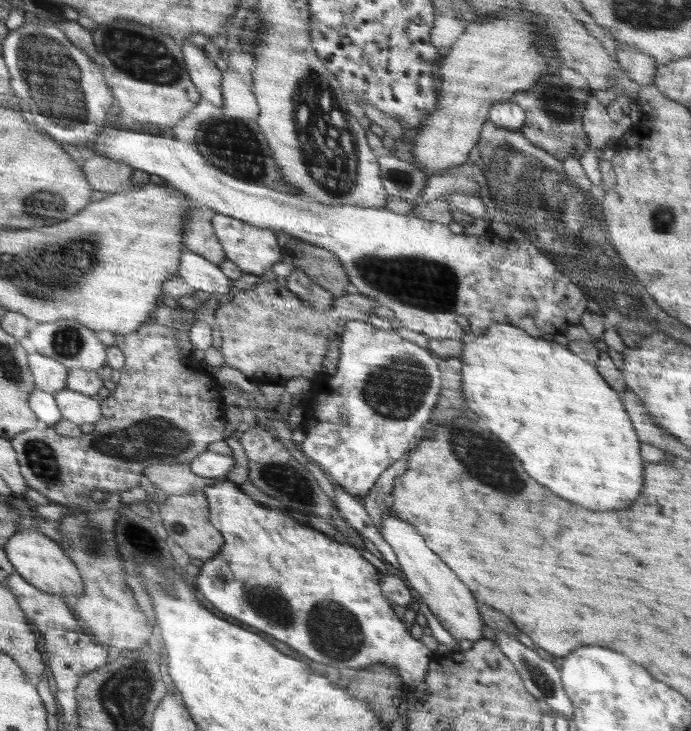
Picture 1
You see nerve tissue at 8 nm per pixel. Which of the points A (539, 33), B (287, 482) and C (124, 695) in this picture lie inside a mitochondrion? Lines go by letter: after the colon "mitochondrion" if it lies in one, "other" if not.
A: other
B: mitochondrion
C: mitochondrion

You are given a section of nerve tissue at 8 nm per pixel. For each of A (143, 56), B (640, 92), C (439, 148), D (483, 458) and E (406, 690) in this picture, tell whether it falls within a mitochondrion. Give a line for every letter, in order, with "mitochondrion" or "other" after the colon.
A: mitochondrion
B: other
C: other
D: mitochondrion
E: other

